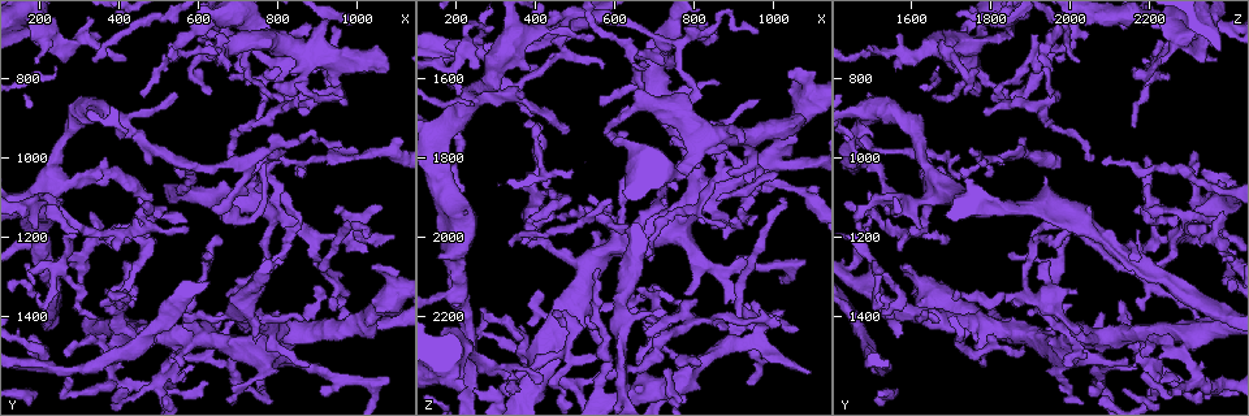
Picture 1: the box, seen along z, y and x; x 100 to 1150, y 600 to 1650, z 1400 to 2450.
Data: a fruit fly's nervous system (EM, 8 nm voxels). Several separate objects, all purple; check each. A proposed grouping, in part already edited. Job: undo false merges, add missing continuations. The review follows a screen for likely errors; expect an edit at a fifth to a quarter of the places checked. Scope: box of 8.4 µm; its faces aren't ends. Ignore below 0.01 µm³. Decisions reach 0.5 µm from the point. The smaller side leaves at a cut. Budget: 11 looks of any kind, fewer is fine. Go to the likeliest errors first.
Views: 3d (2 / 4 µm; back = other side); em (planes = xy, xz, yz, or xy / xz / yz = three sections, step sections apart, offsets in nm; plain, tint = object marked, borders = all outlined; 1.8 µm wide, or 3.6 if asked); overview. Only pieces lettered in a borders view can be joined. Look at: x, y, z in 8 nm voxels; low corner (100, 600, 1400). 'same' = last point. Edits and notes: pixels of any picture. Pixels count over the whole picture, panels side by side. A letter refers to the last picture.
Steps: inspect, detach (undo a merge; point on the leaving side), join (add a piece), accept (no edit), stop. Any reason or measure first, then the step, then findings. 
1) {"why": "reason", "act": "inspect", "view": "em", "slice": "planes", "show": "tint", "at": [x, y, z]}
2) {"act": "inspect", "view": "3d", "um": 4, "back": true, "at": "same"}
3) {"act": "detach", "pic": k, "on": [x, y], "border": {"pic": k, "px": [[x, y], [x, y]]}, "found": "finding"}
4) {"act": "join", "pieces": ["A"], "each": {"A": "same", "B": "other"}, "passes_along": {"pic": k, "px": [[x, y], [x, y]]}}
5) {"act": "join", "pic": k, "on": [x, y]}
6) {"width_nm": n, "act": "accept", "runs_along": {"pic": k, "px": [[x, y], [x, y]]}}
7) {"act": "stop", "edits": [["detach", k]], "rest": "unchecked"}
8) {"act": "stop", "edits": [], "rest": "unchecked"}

{"why": "tapers out", "act": "inspect", "view": "em", "slice": "planes", "show": "borders", "at": [455, 1060, 2200]}

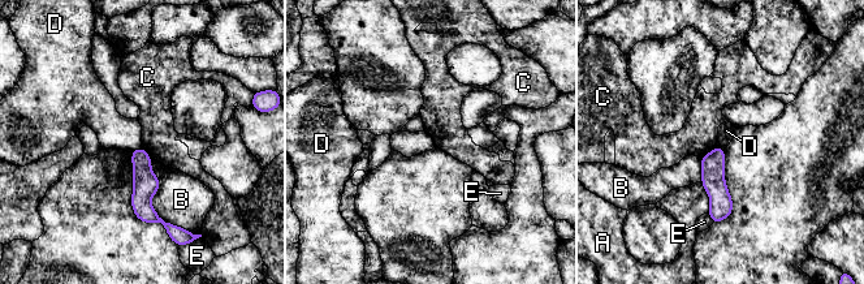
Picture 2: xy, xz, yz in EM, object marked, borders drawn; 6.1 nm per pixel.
{"act": "accept", "each": {"A": "other", "B": "other", "C": "other", "D": "other", "E": "other"}, "runs_along": {"pic": 2, "px": [[139, 151], [142, 209], [146, 219]]}, "found": "no lettered piece goes on from it"}

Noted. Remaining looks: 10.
{"why": "four arms meet", "act": "inspect", "view": "em", "slice": "planes", "show": "borders", "at": [710, 1395, 1610]}

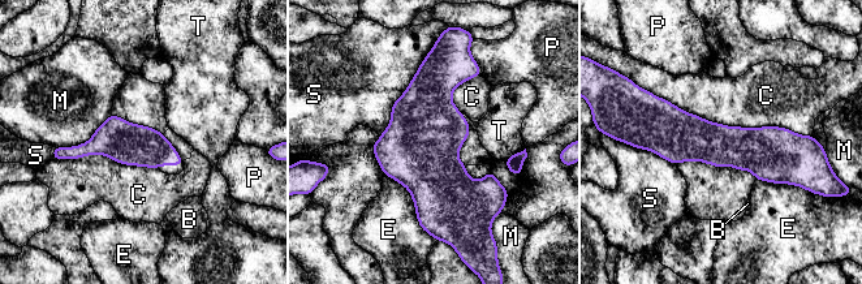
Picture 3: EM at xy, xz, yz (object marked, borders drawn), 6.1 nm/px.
{"act": "accept", "each": {"B": "other", "C": "other", "E": "other", "M": "other", "P": "other", "S": "other", "T": "other"}, "runs_along": {"pic": 3, "px": [[647, 137], [804, 150]]}, "found": "one neuron here"}

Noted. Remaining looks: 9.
{"why": "sharp bend", "act": "inspect", "view": "3d", "um": 2, "at": [1025, 1420, 1775]}

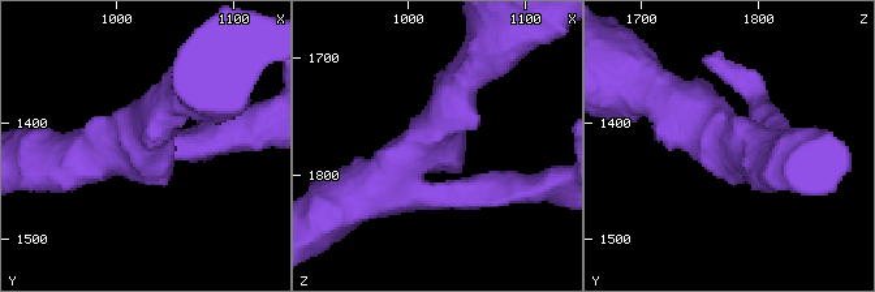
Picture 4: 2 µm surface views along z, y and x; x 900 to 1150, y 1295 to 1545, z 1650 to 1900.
{"arms": 3, "arm_widths_nm": [240, 360, 360], "act": "inspect", "view": "em", "slice": "planes", "show": "borders", "at": [1020, 1416, 1768]}

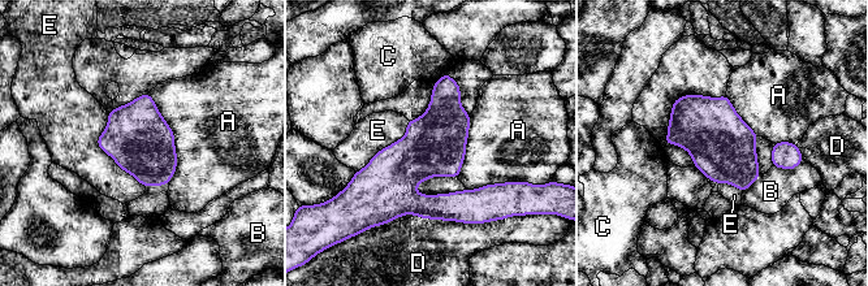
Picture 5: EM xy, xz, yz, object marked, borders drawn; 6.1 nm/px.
{"act": "accept", "each": {"A": "other", "B": "other", "C": "other", "D": "other", "E": "other"}, "border": {"pic": 5, "px": [[107, 112], [96, 143], [145, 187]]}, "found": "all the same neuron"}

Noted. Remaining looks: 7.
{"why": "free end", "act": "inspect", "view": "3d", "um": 2, "at": [735, 1030, 2340]}

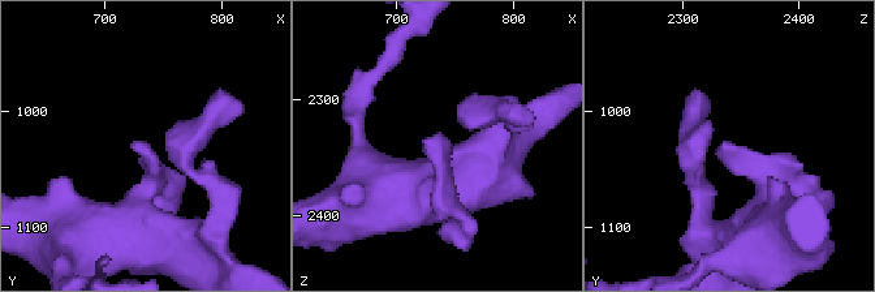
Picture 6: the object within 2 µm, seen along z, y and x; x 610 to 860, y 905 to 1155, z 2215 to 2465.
{"why": "now the EM", "act": "inspect", "view": "em", "slice": "planes", "show": "tint", "at": [726, 1032, 2332]}

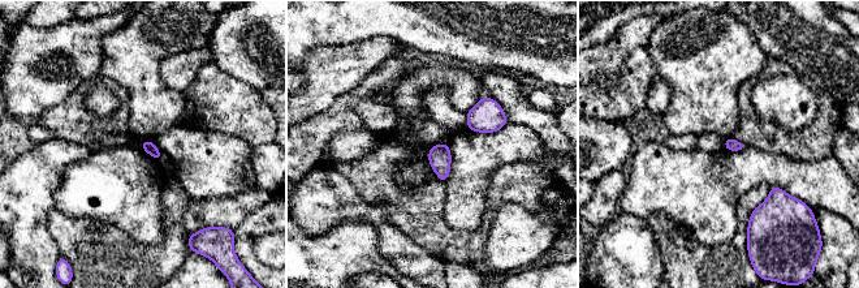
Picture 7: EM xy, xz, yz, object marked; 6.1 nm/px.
{"act": "inspect", "view": "em", "slice": "planes", "show": "borders", "at": "same"}

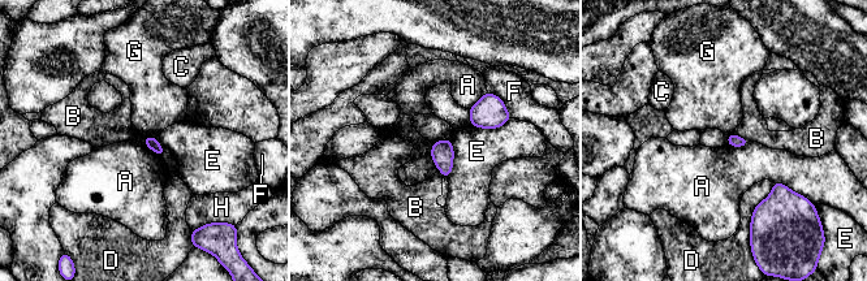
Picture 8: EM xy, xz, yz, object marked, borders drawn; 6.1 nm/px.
{"longest_contact_nm": ["D", 340], "act": "accept", "each": {"A": "other", "B": "other", "C": "other", "D": "other", "E": "other", "F": "other", "G": "other", "H": "other"}, "found": "none of them fits"}

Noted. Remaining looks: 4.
{"act": "stop", "edits": [], "rest": "unchecked"}

